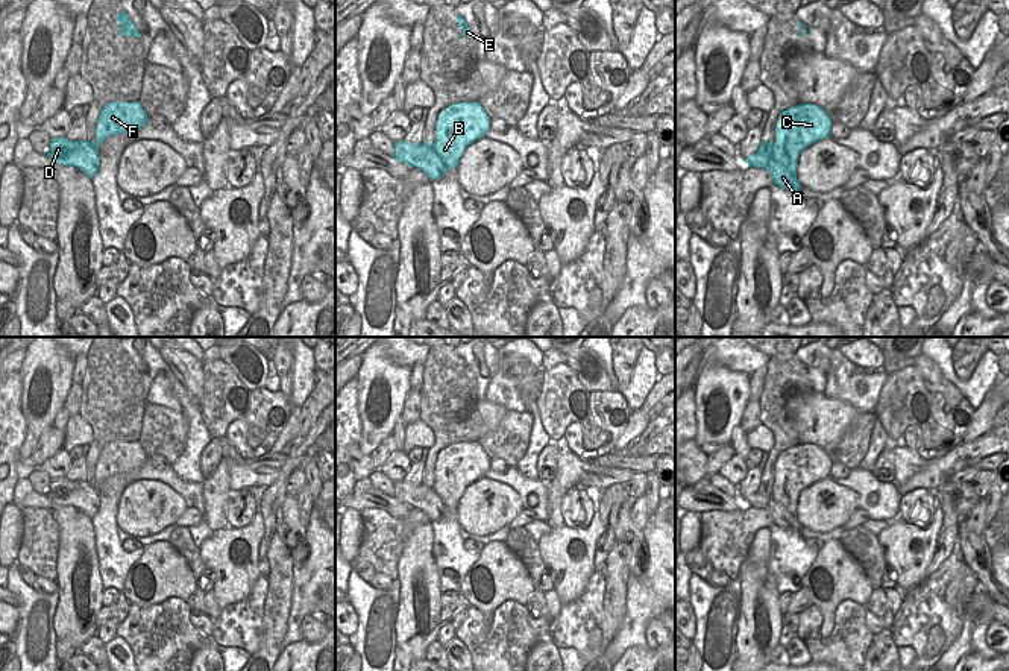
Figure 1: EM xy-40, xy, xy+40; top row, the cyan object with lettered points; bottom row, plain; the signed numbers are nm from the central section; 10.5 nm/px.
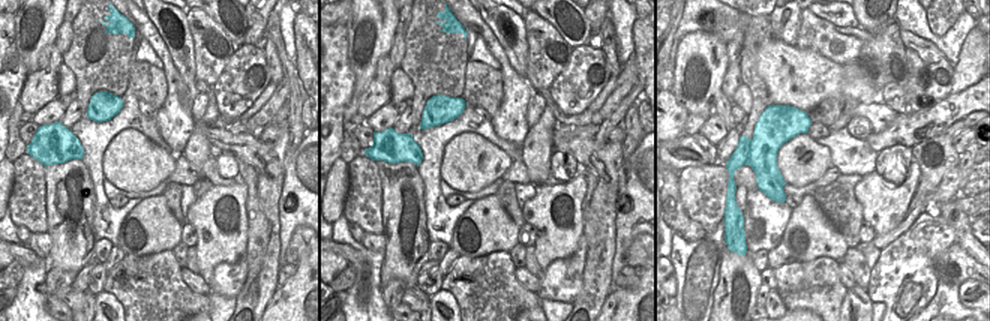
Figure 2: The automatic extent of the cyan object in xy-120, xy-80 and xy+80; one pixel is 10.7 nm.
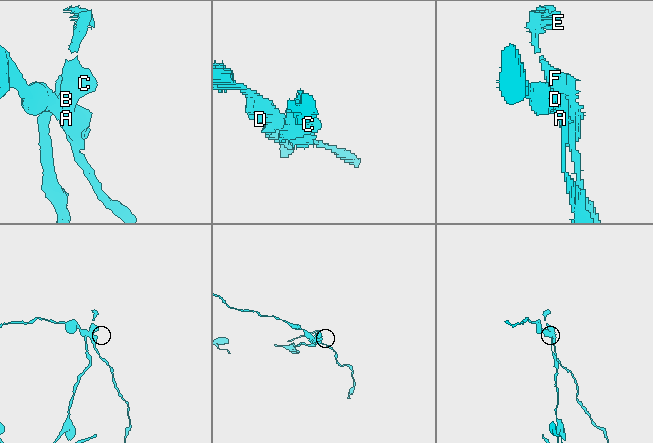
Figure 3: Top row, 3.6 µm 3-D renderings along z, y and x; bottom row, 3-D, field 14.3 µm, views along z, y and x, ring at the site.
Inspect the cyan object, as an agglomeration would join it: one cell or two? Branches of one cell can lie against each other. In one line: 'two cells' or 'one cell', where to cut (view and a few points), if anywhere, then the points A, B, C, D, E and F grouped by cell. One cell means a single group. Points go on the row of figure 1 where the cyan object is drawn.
two cells | xy+40 (774, 144), (773, 158), (776, 161), (757, 167) | A B C E F / D

